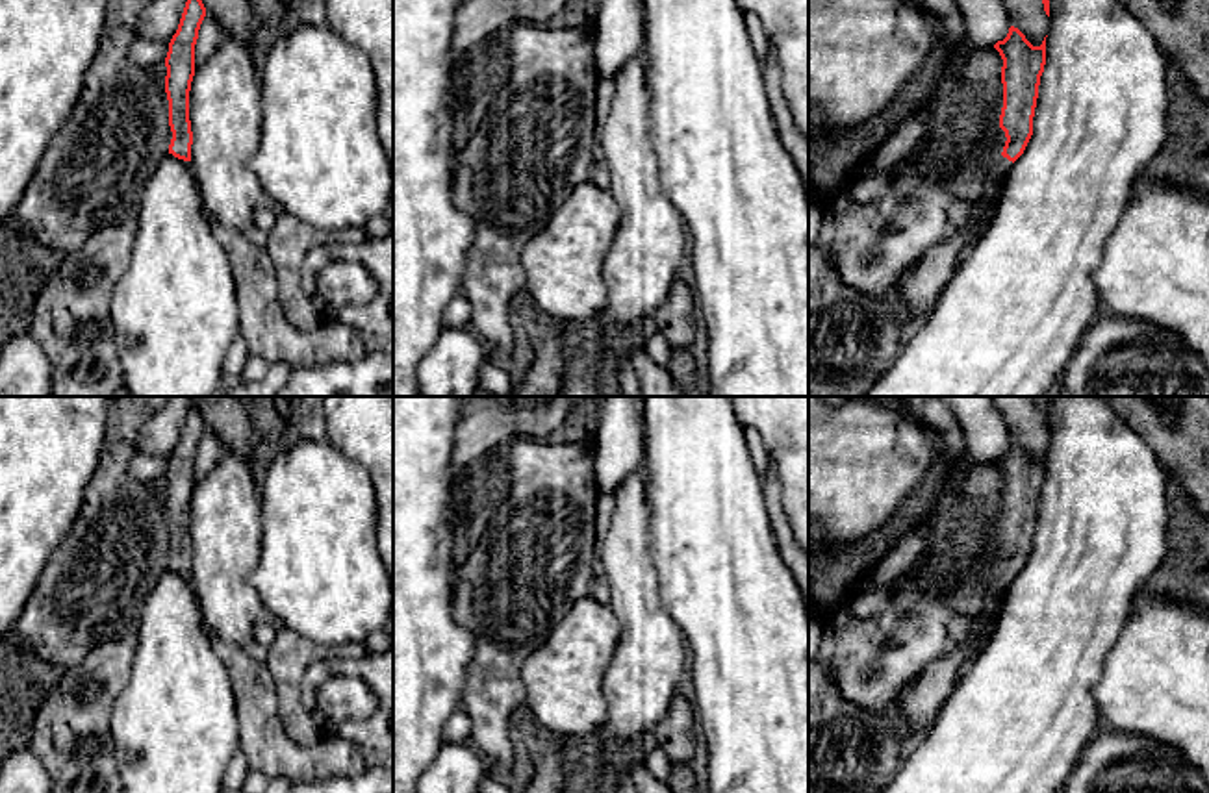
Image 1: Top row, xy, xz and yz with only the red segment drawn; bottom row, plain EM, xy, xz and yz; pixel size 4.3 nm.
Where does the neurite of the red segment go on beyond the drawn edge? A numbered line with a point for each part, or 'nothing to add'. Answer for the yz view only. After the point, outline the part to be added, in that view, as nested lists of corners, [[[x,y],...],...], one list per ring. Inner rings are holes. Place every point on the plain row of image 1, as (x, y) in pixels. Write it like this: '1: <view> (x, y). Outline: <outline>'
1: yz (985, 604). Outline: [[[999,573],[990,591],[955,593],[948,600],[951,608],[970,617],[979,617],[996,626],[1003,598],[1012,584],[1012,576]]]

